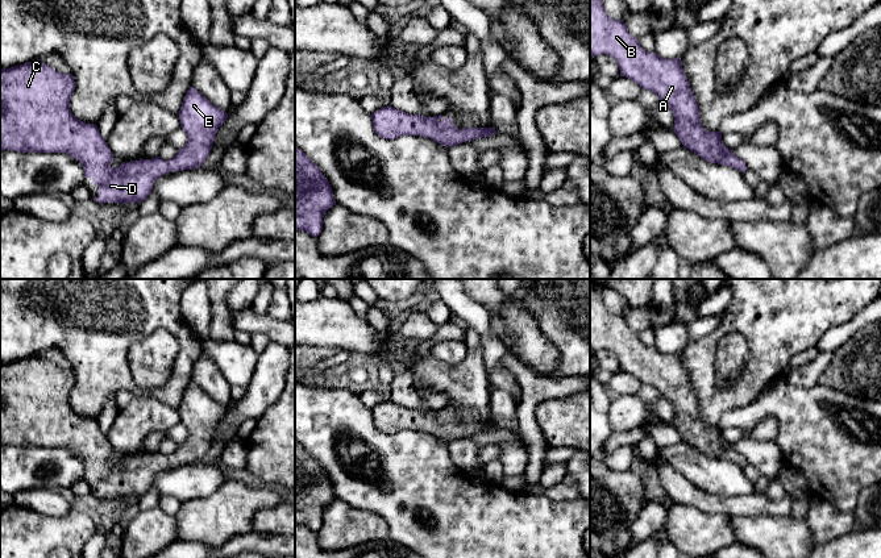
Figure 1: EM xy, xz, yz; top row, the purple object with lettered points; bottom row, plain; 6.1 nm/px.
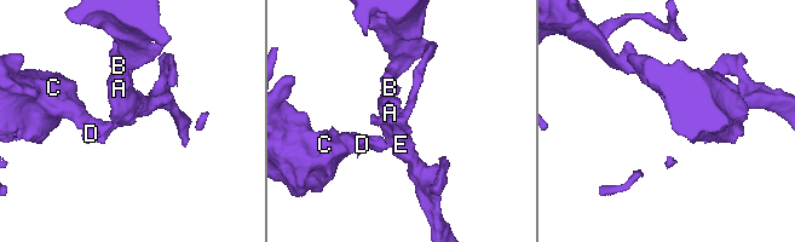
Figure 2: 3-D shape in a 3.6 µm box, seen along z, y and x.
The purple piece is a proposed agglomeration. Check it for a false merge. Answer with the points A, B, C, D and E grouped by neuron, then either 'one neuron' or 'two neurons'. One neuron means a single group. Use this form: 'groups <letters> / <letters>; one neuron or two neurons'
groups A B C D E; one neuron

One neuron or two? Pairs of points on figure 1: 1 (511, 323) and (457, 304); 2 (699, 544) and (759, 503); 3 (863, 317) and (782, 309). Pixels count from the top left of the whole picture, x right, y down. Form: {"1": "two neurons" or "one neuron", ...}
{"1": "two neurons", "2": "two neurons", "3": "two neurons"}

